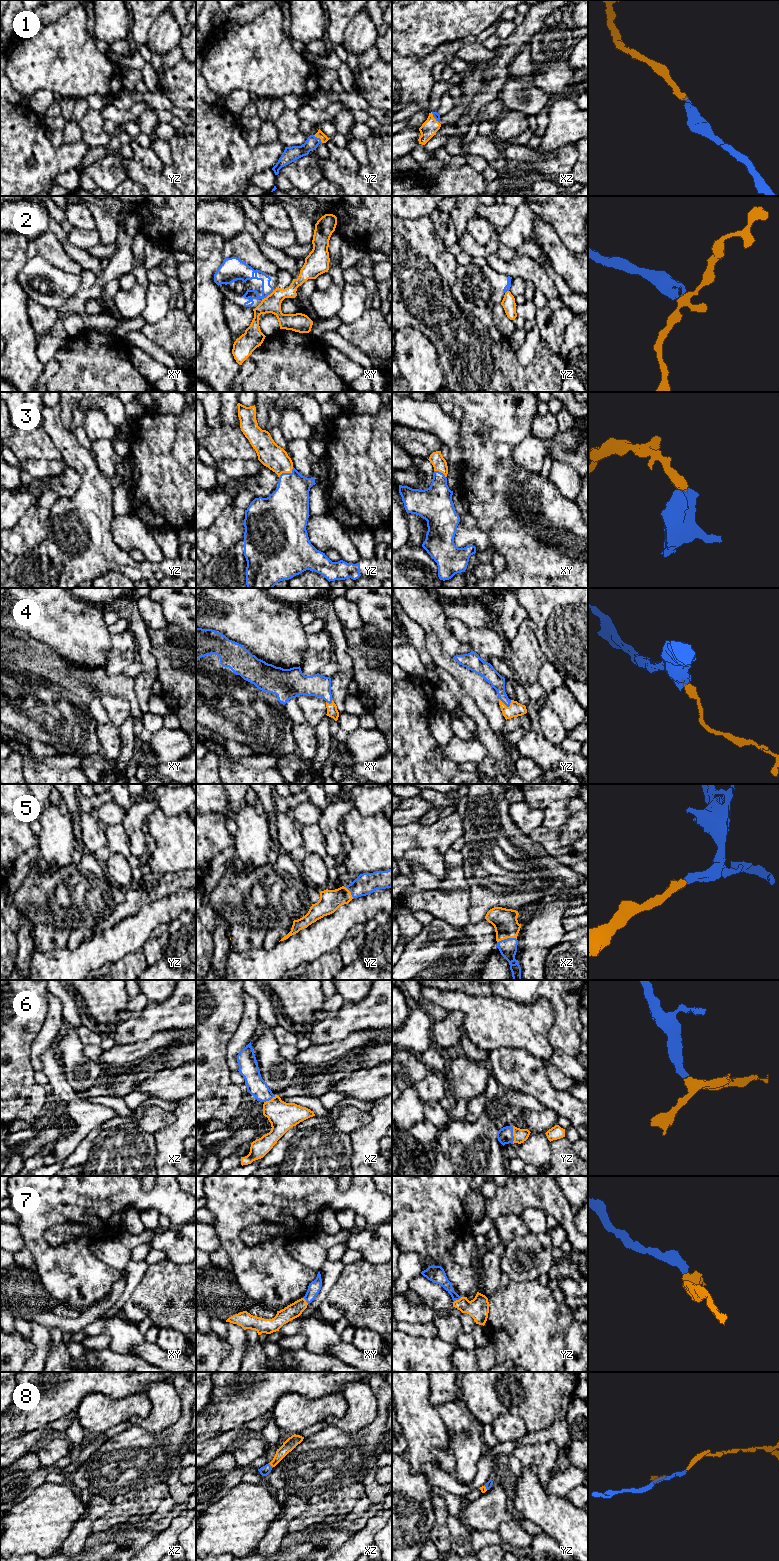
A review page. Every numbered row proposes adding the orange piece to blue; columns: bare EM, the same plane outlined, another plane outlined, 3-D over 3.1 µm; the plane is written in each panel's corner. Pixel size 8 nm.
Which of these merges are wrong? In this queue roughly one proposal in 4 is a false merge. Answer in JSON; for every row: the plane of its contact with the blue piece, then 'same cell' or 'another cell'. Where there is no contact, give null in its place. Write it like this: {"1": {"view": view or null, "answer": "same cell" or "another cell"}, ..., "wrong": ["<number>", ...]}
{"1": {"view": "yz", "answer": "same cell"}, "2": {"view": "xy", "answer": "another cell"}, "3": {"view": "yz", "answer": "same cell"}, "4": {"view": "yz", "answer": "same cell"}, "5": {"view": "xz", "answer": "same cell"}, "6": {"view": "yz", "answer": "same cell"}, "7": {"view": "yz", "answer": "same cell"}, "8": {"view": "xz", "answer": "same cell"}, "wrong": ["2"]}

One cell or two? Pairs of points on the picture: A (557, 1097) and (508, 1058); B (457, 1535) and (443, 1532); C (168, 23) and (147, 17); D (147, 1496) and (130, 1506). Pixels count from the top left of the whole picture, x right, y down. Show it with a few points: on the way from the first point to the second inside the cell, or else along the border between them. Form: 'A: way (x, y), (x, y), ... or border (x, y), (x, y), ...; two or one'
A: way (545, 1091), (520, 1066); one
B: border (449, 1515), (447, 1528), (451, 1550); two
C: border (167, 10), (153, 22), (149, 38), (146, 41); two
D: way (143, 1500), (134, 1503); one

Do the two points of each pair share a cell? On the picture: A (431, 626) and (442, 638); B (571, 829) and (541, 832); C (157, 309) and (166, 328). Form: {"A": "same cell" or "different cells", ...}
{"A": "same cell", "B": "same cell", "C": "different cells"}

